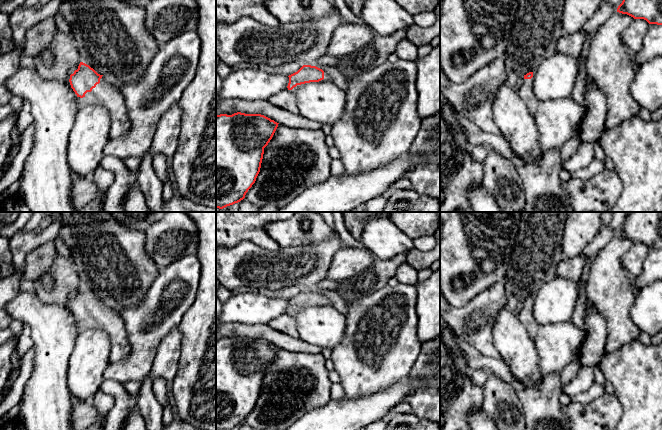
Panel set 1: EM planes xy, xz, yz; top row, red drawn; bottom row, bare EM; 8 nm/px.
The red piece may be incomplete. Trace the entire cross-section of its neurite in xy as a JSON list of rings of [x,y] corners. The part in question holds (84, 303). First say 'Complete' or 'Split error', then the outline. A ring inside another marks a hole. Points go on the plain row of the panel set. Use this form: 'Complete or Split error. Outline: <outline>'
Split error. Outline: [[[80,286],[78,293],[70,299],[70,309],[77,319],[78,330],[88,331],[102,328],[109,336],[111,351],[109,362],[117,363],[124,359],[130,350],[127,333],[120,315],[102,303],[89,289]]]

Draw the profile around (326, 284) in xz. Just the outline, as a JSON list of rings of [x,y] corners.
[[[325,278],[322,281],[318,282],[312,290],[317,291],[318,289],[325,289],[325,290],[338,292],[339,286],[336,282]]]

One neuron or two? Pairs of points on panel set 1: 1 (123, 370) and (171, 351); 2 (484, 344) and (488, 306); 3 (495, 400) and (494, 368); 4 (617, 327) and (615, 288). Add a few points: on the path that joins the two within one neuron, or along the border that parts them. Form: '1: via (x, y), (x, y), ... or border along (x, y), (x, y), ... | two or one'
1: border along (165, 337), (158, 346), (151, 371), (148, 374) | two
2: via (484, 335), (484, 315) | one
3: border along (490, 373), (508, 382), (514, 388) | two
4: via (617, 317), (615, 298) | one

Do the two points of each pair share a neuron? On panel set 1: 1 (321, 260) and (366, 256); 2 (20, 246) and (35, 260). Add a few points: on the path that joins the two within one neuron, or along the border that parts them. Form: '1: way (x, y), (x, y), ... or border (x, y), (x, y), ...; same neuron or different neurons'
1: border (343, 245), (334, 254), (325, 277); different neurons
2: border (49, 242), (35, 247), (27, 255), (24, 270); different neurons

